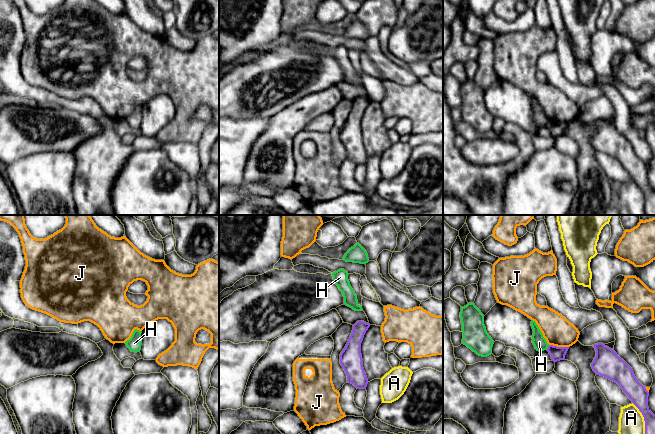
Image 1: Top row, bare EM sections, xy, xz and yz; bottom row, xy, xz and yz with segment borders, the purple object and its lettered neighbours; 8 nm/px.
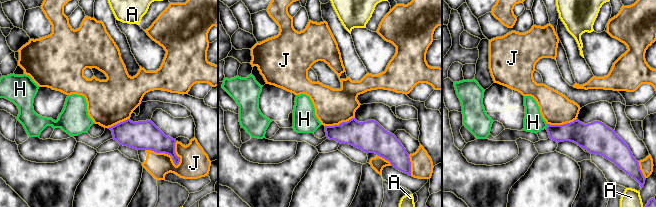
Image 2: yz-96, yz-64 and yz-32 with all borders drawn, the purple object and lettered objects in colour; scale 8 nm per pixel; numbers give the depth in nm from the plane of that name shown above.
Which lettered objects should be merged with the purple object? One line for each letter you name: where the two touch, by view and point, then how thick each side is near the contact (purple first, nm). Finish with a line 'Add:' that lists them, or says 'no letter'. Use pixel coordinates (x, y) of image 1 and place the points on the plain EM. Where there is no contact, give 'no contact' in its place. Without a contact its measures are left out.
Add: no letter

